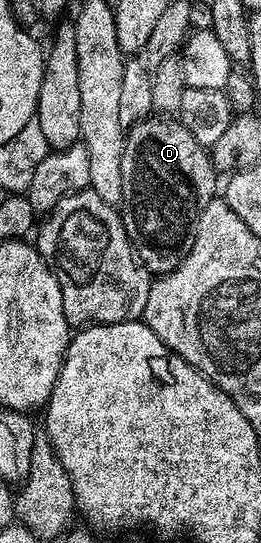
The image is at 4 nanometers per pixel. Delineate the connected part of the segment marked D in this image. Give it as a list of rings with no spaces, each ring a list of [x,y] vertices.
[[[149,115],[146,121],[137,121],[130,129],[128,126],[124,136],[125,146],[121,152],[122,198],[119,202],[121,221],[125,224],[133,250],[142,263],[148,265],[149,272],[164,275],[176,269],[191,251],[199,215],[203,215],[203,207],[207,207],[218,192],[219,173],[207,149],[196,141],[187,126],[172,116]]]

